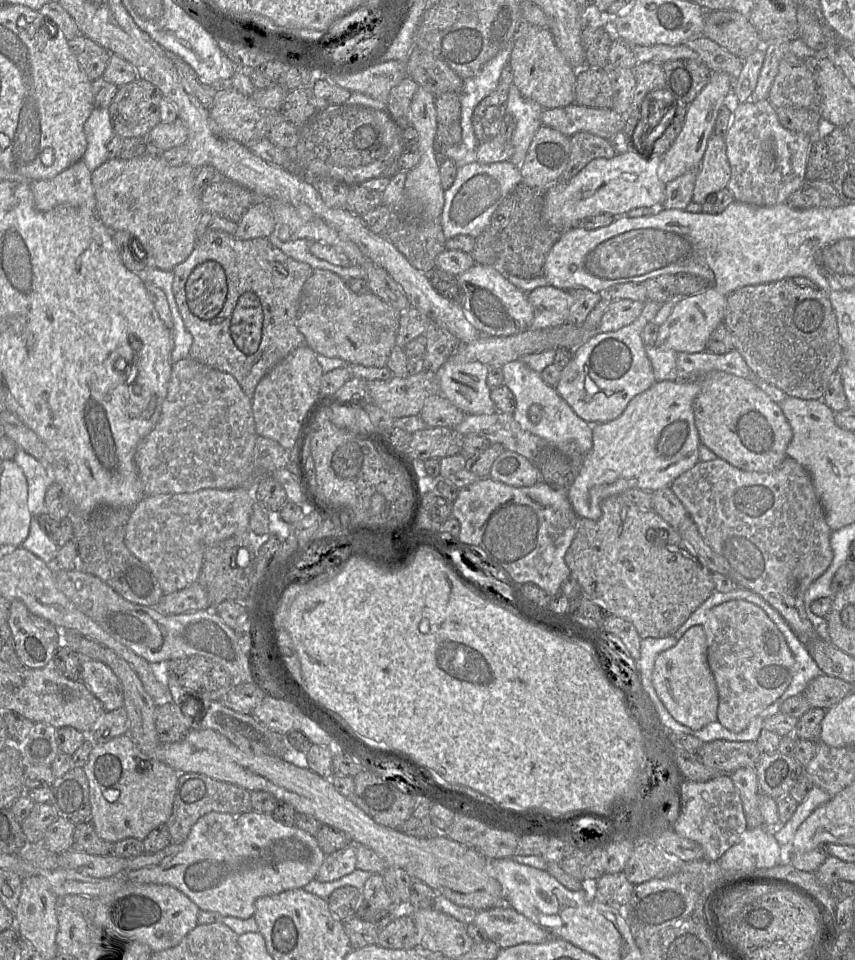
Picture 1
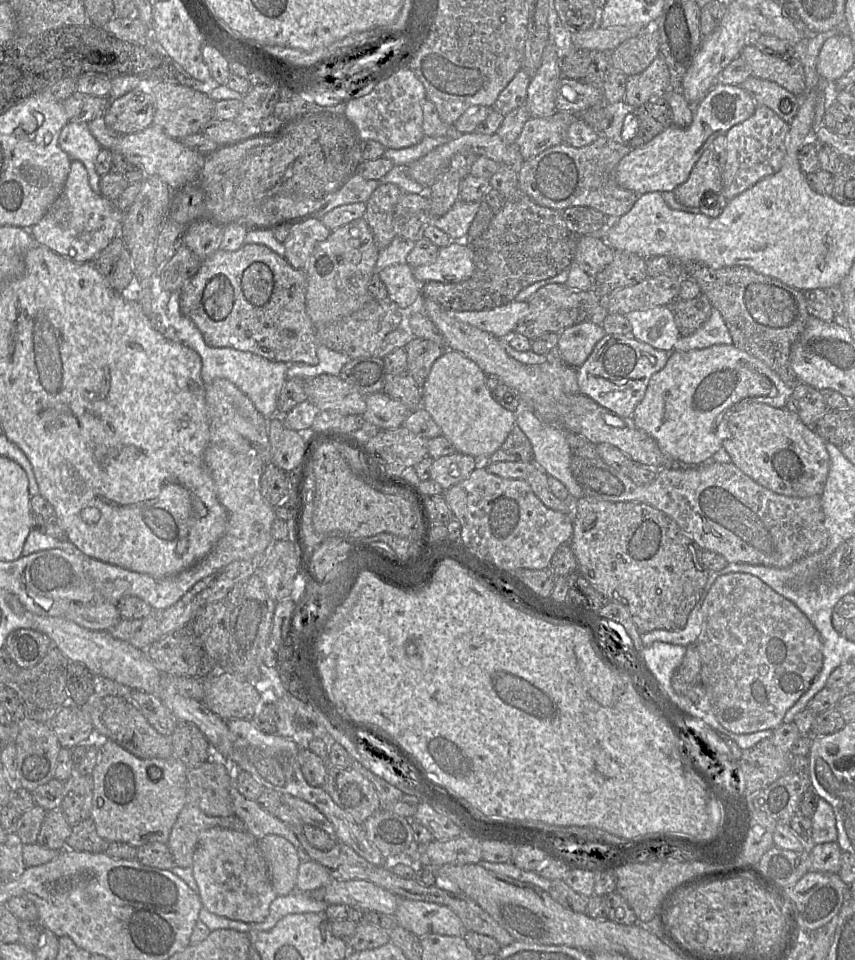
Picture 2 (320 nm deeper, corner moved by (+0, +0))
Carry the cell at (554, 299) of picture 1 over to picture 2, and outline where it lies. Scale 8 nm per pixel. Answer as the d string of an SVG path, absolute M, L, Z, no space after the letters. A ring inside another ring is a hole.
M527 301L511 302L482 311L449 311L449 315L486 331L498 339L508 338L520 319L529 312Z

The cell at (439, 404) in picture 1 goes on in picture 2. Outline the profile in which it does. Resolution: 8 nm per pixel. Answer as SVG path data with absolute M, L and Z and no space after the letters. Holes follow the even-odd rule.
M384 392L367 395L365 402L366 410L362 415L363 419L381 430L395 429L402 426L412 411Z

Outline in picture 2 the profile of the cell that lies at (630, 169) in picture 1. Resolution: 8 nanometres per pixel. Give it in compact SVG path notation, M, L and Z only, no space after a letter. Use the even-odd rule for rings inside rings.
M716 84L694 105L693 120L688 127L671 125L649 142L633 148L621 159L616 170L618 183L637 195L674 191L688 179L693 166L713 140L751 117L756 107L753 98L740 85Z

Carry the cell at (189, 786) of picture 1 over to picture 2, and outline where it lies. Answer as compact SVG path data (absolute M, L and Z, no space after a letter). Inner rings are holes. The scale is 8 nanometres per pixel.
M187 802L180 811L166 843L174 865L180 868L192 868L198 835L203 830L213 827L237 832L247 831L244 822L235 815L208 816L197 806Z

